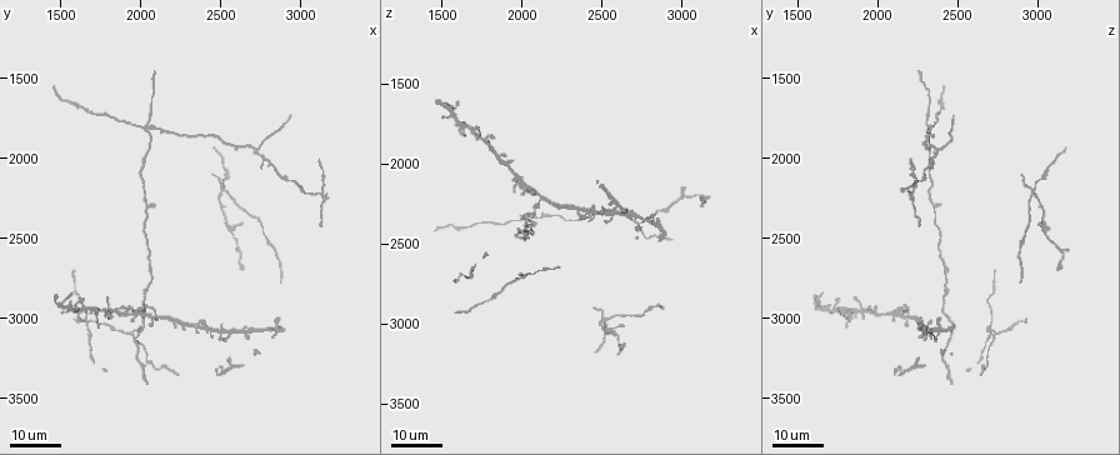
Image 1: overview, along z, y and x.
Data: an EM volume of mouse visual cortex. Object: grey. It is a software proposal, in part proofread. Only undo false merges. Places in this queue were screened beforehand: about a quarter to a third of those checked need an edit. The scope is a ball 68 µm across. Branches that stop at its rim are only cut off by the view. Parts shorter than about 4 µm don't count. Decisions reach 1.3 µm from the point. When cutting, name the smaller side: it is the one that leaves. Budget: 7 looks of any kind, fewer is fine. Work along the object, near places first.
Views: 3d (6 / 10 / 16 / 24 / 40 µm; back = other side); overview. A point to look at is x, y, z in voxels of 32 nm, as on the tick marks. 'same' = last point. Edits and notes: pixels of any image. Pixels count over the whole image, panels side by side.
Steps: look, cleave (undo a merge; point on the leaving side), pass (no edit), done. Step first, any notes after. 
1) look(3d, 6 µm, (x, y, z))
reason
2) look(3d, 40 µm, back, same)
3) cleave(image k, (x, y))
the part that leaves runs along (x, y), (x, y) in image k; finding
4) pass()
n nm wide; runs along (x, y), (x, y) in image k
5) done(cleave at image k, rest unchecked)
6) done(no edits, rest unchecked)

look(3d, 16 µm, (1960, 3120, 2720))
three-way junction

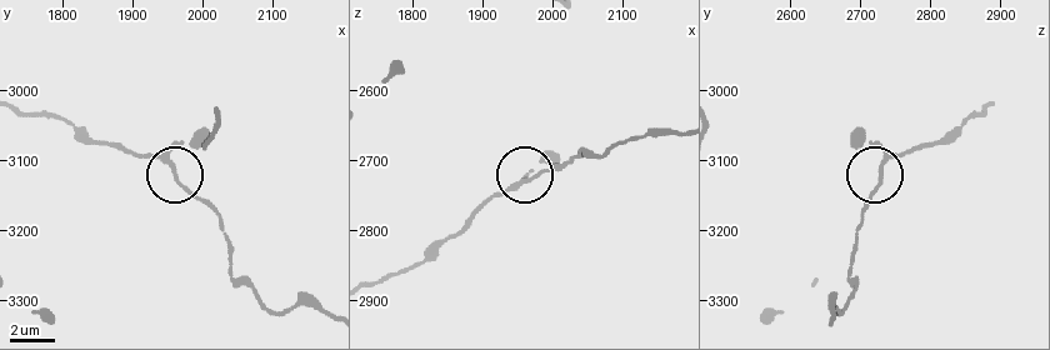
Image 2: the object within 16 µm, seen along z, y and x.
look(3d, 10 µm, (1950, 3100, 2735))

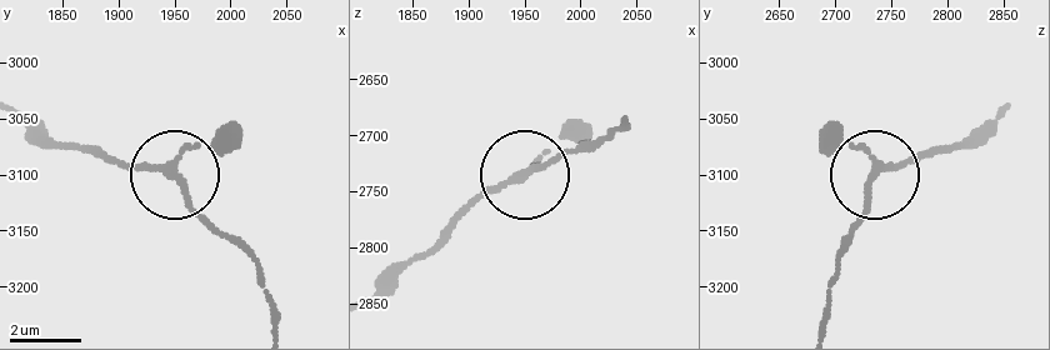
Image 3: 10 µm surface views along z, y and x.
pass()
170 nm wide; all the same cell

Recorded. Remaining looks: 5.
look(3d, 24 µm, (2660, 3100, 2300))
three-way junction

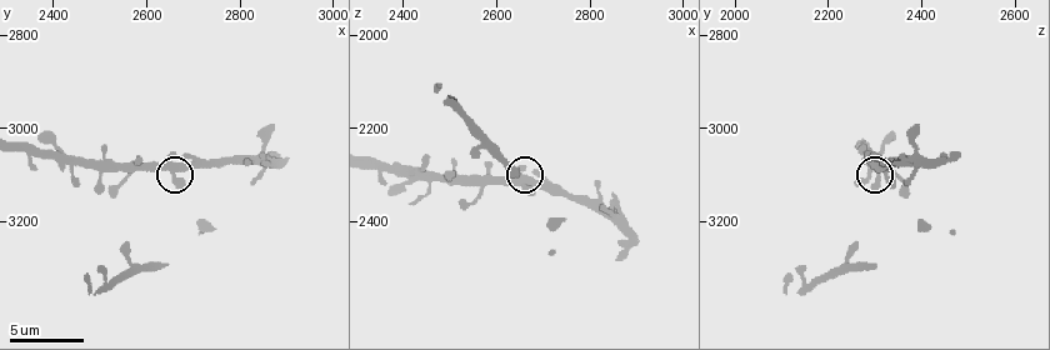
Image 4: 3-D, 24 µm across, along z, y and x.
look(3d, 6 µm, (2655, 3100, 2320))
closer look

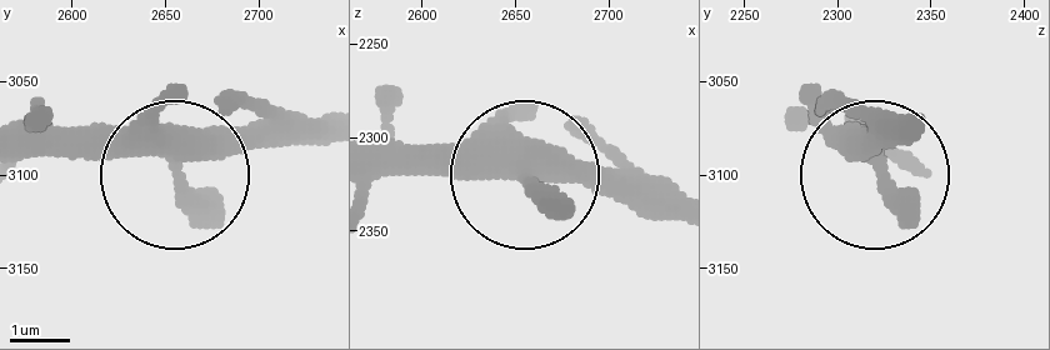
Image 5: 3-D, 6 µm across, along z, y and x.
pass()
runs along (24, 141), (128, 141), (173, 161), (218, 141), (323, 141) in image 5; all the same cell

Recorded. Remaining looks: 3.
look(3d, 24 µm, (2520, 2180, 2960))
four or more arms meet

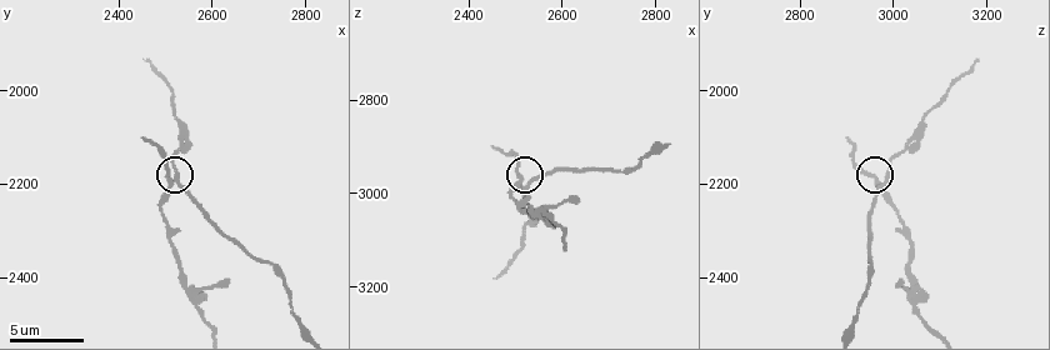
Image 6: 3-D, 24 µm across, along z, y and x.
look(3d, 6 µm, (2510, 2195, 2970))

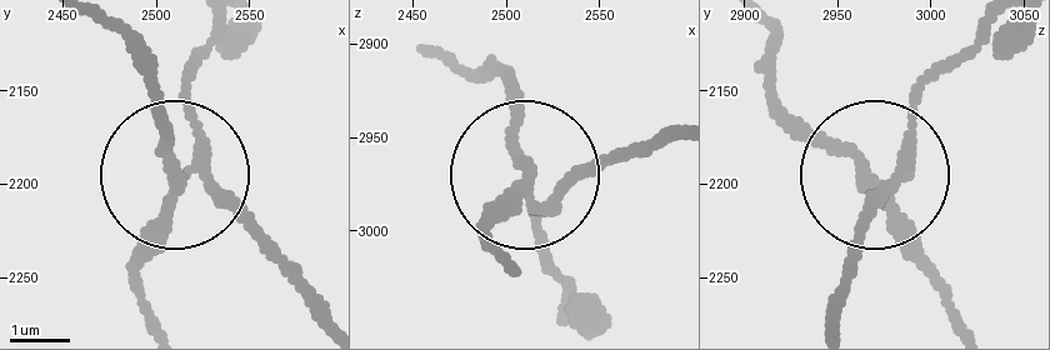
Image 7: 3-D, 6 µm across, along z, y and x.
cleave(image 7, (149, 236))
4 arms; the part that leaves runs along (189, 163), (145, 278), (145, 321) in image 7; two cells meet here

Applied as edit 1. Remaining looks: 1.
done(cleave at image 7, rest unchecked)

